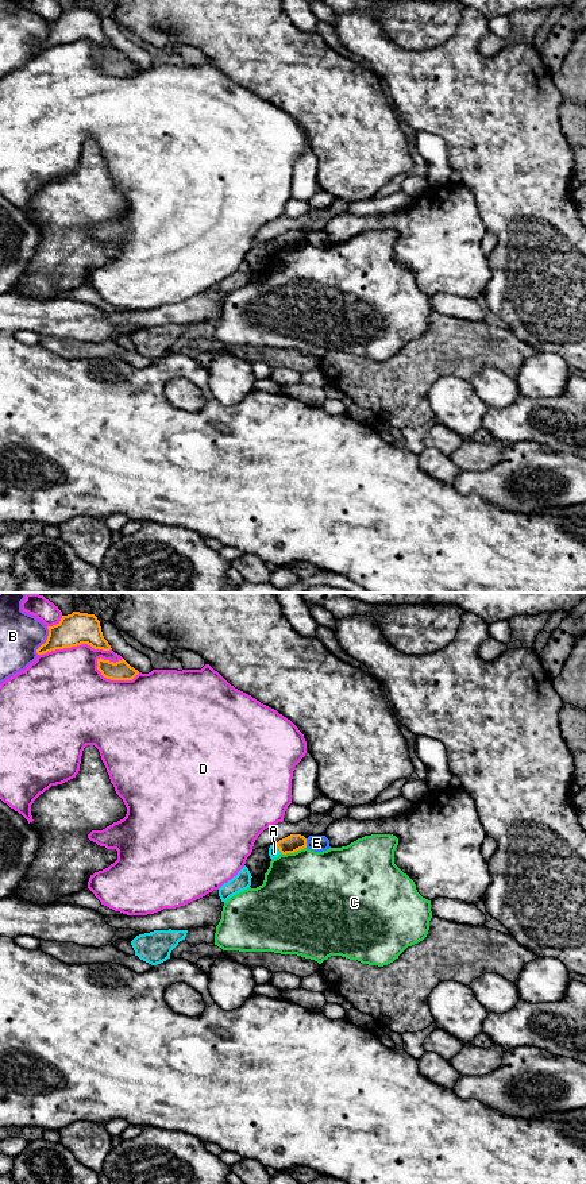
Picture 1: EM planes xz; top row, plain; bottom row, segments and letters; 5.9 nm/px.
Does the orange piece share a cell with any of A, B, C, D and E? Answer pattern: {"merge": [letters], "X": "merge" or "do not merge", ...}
{"merge": [], "A": "do not merge", "B": "do not merge", "C": "do not merge", "D": "do not merge", "E": "do not merge"}

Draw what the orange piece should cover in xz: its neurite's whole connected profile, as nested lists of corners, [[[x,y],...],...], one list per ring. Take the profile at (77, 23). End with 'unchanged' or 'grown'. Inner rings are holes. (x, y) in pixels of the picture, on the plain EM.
[[[73,7],[62,11],[57,20],[47,22],[47,24],[47,35],[36,45],[38,50],[81,39],[88,39],[95,45],[112,45],[104,34],[100,16],[95,9]]] | unchanged

